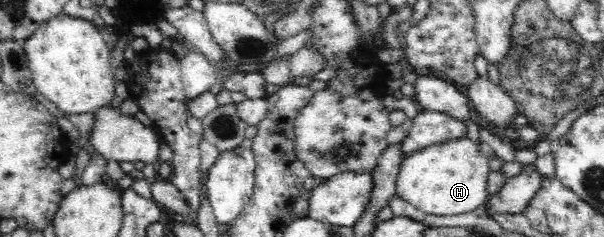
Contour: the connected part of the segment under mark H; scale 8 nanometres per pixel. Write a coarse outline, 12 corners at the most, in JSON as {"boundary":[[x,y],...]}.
{"boundary":[[462,138],[402,159],[395,193],[430,215],[485,205],[489,159]]}

